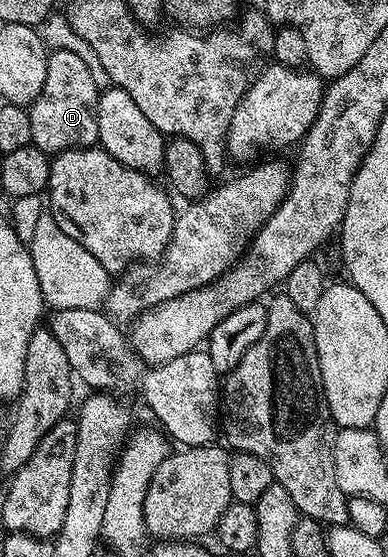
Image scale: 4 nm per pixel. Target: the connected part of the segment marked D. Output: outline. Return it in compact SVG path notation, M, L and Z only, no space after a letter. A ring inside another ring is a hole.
M53 50L47 56L48 75L44 91L29 106L32 119L31 145L47 155L57 155L69 149L93 149L98 145L96 107L100 88L92 79L87 64L75 52Z

